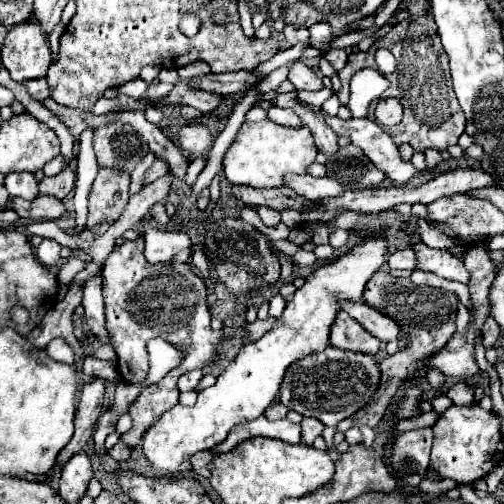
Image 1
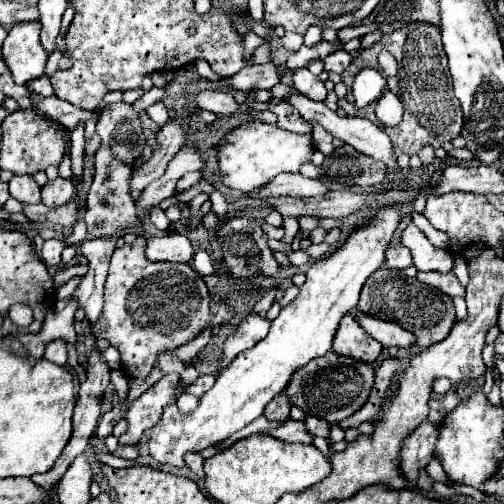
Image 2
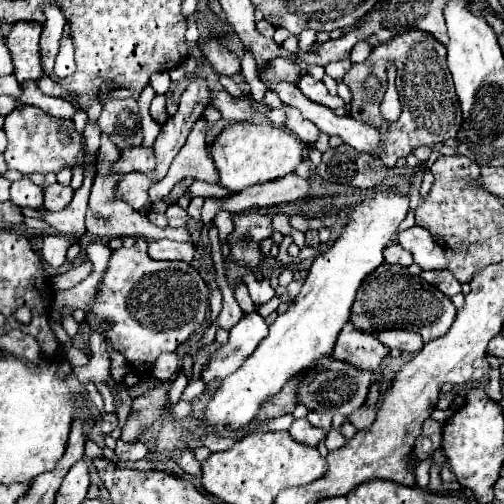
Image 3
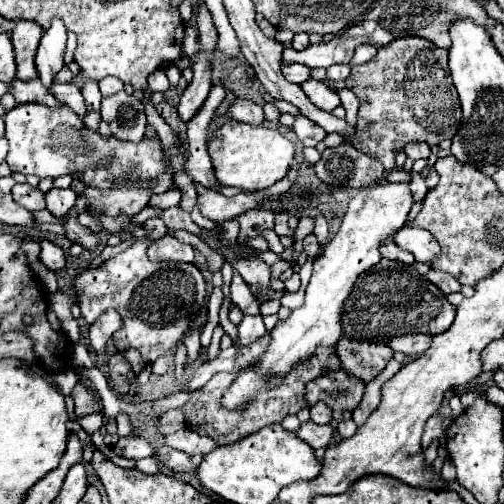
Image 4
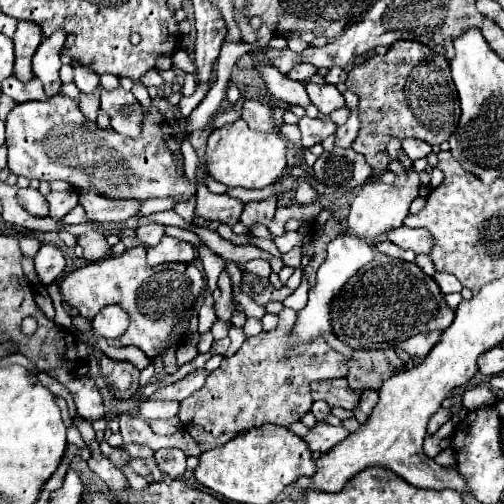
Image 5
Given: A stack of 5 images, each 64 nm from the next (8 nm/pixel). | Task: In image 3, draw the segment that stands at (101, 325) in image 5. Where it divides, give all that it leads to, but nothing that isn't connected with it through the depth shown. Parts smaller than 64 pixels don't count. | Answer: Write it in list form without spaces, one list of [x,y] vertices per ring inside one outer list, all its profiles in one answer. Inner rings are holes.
[[[92,332],[88,346],[90,346],[90,362],[86,364],[86,368],[74,368],[74,374],[78,376],[82,384],[108,382],[110,380],[110,358],[106,352],[104,336],[100,332]]]

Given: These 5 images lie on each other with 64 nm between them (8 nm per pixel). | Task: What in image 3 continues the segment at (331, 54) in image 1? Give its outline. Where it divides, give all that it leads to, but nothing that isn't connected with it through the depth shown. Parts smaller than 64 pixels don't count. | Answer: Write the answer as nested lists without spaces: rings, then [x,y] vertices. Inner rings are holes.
[[[336,60],[336,62],[332,62],[332,64],[326,64],[324,70],[326,70],[326,74],[332,76],[332,78],[342,78],[342,76],[348,72],[350,64],[352,64],[350,60]]]

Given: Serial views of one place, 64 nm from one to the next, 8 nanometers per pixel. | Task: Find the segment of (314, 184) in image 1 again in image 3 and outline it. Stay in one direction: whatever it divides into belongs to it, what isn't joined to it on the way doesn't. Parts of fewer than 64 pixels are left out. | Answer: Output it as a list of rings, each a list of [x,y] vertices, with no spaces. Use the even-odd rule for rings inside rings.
[[[292,172],[288,176],[282,176],[280,180],[272,180],[260,186],[250,186],[238,194],[232,194],[230,198],[226,198],[226,202],[220,208],[234,214],[246,208],[262,208],[280,202],[294,202],[308,194],[310,194],[310,182]]]

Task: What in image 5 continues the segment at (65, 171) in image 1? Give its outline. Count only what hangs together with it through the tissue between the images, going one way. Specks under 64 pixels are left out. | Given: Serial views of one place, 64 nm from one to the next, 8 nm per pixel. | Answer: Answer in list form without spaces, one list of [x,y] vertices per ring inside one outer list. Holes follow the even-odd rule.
[[[66,190],[66,192],[50,192],[46,196],[50,204],[50,218],[60,220],[64,214],[68,214],[78,204],[78,192]]]

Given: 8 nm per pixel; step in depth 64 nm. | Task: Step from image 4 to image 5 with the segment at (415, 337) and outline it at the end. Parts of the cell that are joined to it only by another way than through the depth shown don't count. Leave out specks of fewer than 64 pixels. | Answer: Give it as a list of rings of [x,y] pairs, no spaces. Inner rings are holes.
[[[442,332],[416,334],[416,336],[408,338],[408,340],[404,340],[402,344],[398,344],[396,348],[400,348],[400,350],[408,352],[412,358],[416,356],[418,360],[422,360],[422,358],[424,358],[424,354],[426,354],[426,352],[430,352],[430,348],[436,344],[436,340],[440,340],[440,334],[442,334]]]

